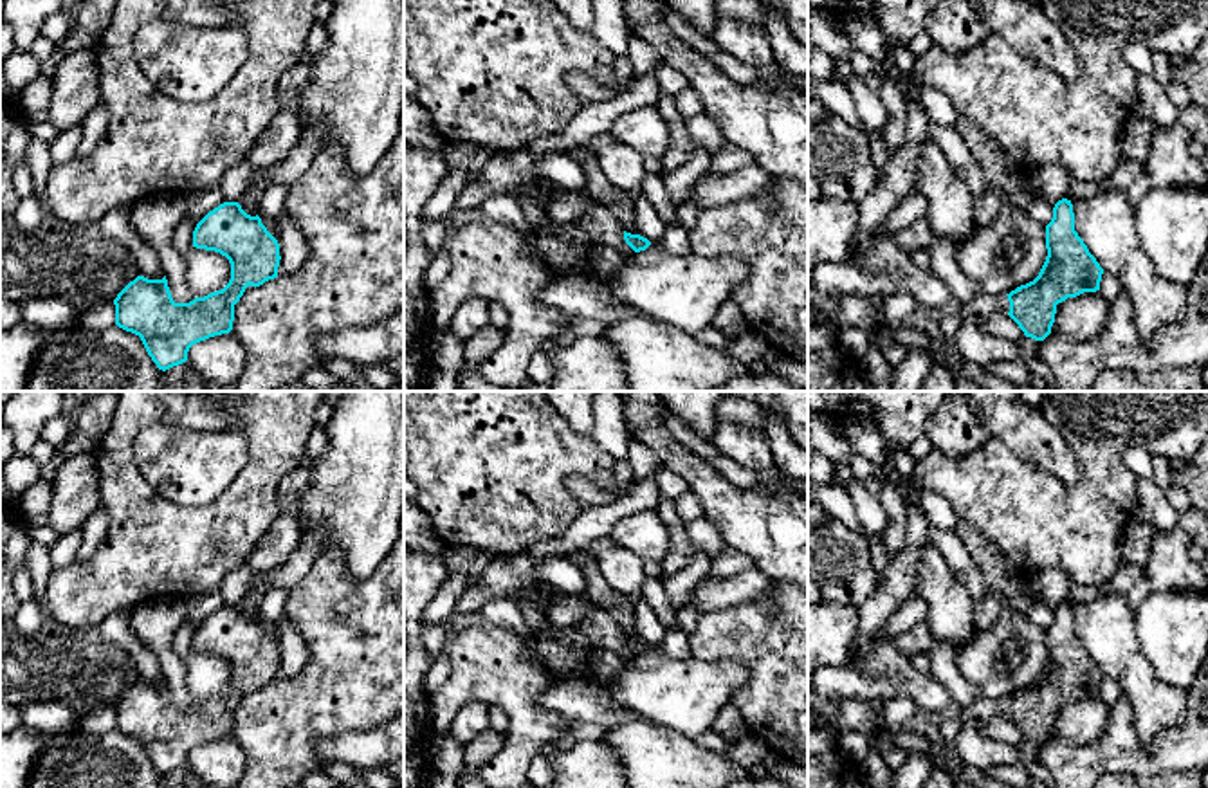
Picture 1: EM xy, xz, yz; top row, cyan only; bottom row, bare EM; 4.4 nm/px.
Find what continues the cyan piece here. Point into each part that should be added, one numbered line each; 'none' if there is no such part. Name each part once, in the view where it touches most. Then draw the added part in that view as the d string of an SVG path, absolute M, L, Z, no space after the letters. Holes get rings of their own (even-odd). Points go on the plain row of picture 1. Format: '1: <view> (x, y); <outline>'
none

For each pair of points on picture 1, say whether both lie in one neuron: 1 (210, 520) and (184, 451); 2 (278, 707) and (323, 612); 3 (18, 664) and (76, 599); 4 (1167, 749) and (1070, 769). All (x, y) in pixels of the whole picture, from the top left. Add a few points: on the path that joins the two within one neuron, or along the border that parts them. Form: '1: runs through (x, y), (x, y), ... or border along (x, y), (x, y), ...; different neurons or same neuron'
1: border along (237, 476), (204, 503), (177, 505), (163, 498); different neurons
2: runs through (303, 687), (323, 668), (323, 637); same neuron
3: border along (69, 630), (92, 633); different neurons
4: runs through (1143, 760), (1093, 761); same neuron

